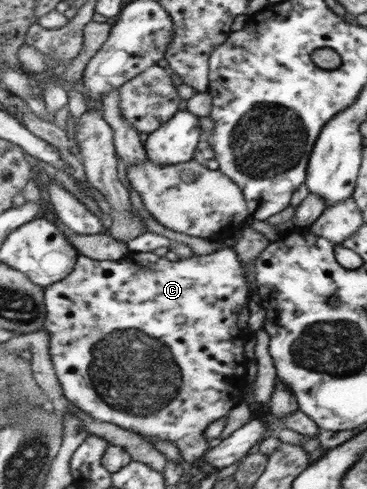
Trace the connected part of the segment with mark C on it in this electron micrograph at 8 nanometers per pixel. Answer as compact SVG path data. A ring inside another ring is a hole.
M222 248L207 255L196 255L179 261L169 261L165 256L153 252L128 252L120 260L98 261L80 255L74 271L56 284L46 289L46 331L50 334L50 357L58 381L64 391L64 397L74 406L90 415L91 418L118 424L118 427L136 432L144 439L158 438L171 441L181 452L181 457L188 463L194 463L209 451L208 439L203 436L204 430L221 417L225 417L232 407L244 401L247 383L249 359L245 356L244 347L248 334L238 327L238 310L248 305L250 288L246 272L241 267L239 257L233 248Z

